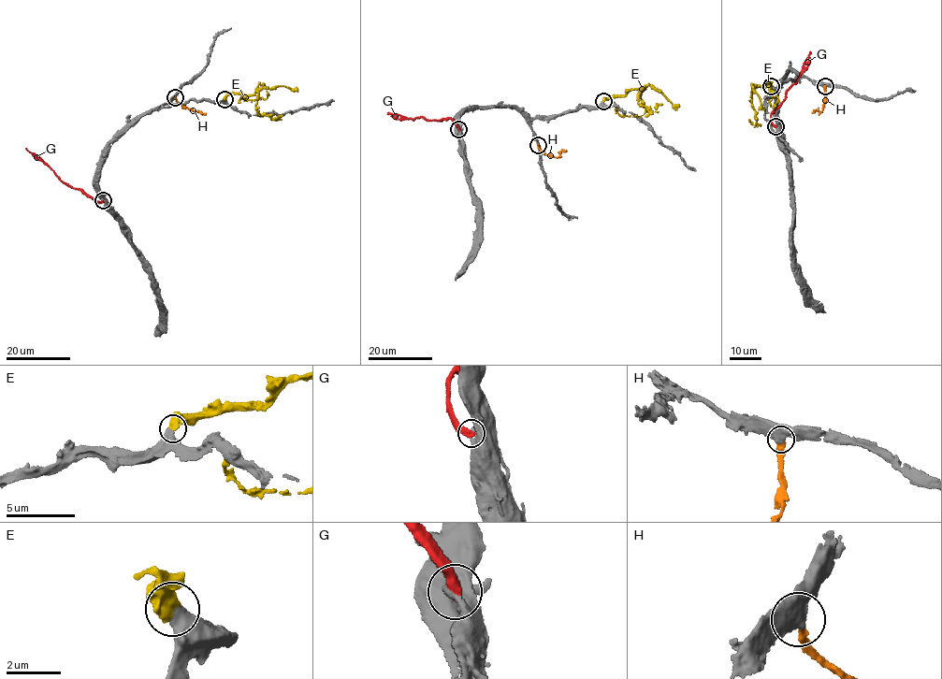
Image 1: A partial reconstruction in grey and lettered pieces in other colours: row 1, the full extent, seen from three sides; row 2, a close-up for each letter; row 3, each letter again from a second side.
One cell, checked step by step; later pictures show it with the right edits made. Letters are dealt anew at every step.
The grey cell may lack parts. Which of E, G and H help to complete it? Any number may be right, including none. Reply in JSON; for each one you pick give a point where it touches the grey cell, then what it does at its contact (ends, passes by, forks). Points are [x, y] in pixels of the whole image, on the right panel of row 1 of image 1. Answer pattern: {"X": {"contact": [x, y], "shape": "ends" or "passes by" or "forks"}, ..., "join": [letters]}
{"E": {"contact": [771, 86], "shape": "ends"}, "join": ["E"]}

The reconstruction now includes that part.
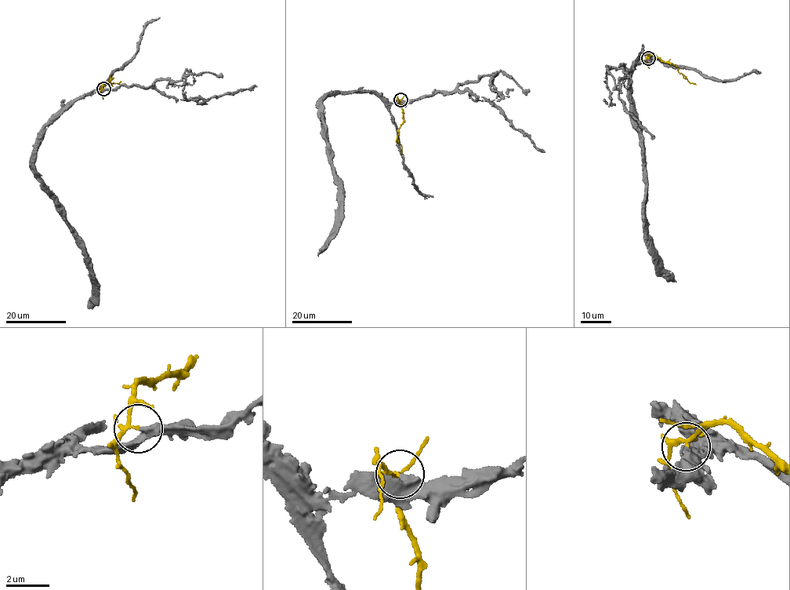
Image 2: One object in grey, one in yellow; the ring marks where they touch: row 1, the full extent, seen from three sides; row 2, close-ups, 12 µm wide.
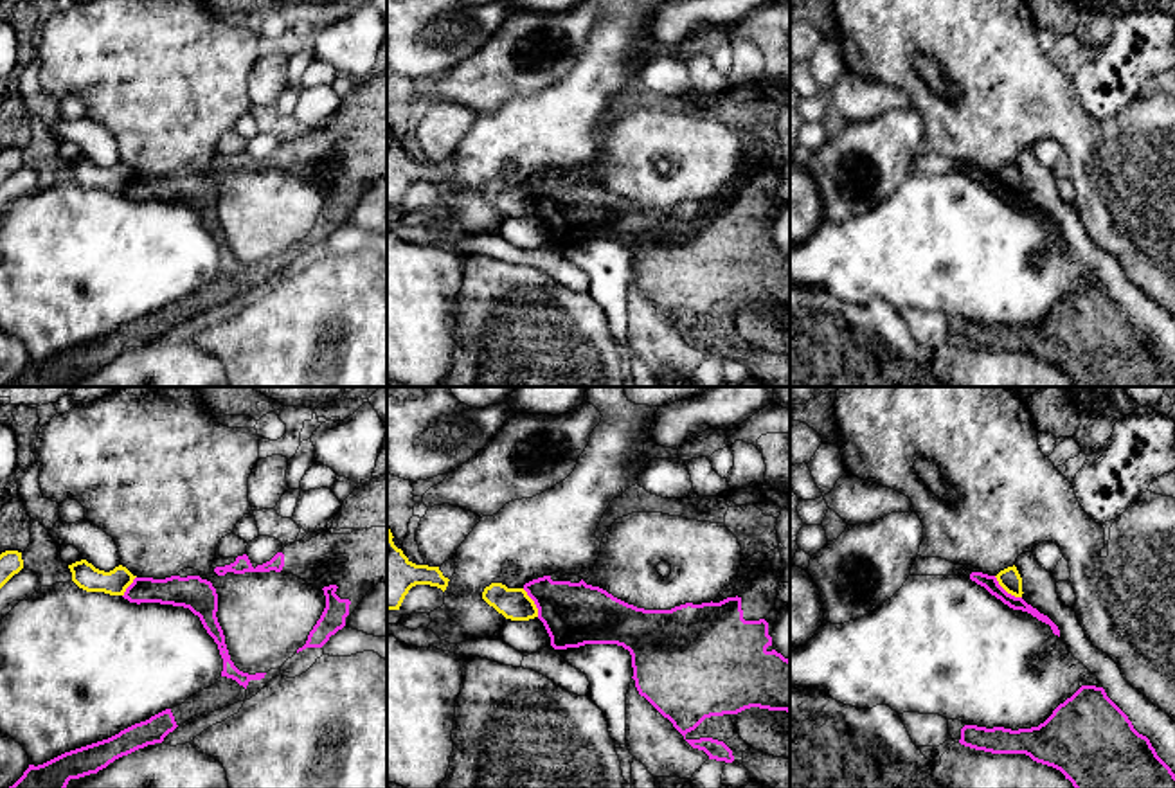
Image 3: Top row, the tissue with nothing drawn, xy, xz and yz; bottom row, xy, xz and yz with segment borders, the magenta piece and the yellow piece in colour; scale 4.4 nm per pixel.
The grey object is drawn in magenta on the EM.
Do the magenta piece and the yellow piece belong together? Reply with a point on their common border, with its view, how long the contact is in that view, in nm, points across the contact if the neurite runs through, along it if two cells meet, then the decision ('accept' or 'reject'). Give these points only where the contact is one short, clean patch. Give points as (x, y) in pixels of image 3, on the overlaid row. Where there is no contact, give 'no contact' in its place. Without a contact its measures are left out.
yz (1004, 590) | 160 nm | along yz (994, 576), (1008, 592), (1021, 598) | reject

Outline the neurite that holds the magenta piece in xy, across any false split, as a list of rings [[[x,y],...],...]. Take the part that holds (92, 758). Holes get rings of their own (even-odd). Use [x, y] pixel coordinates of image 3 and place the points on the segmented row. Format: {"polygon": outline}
{"polygon": [[[166,709],[108,739],[65,752],[38,766],[29,765],[9,788],[67,788],[70,779],[97,774],[122,756],[162,743],[176,727],[171,709]]]}

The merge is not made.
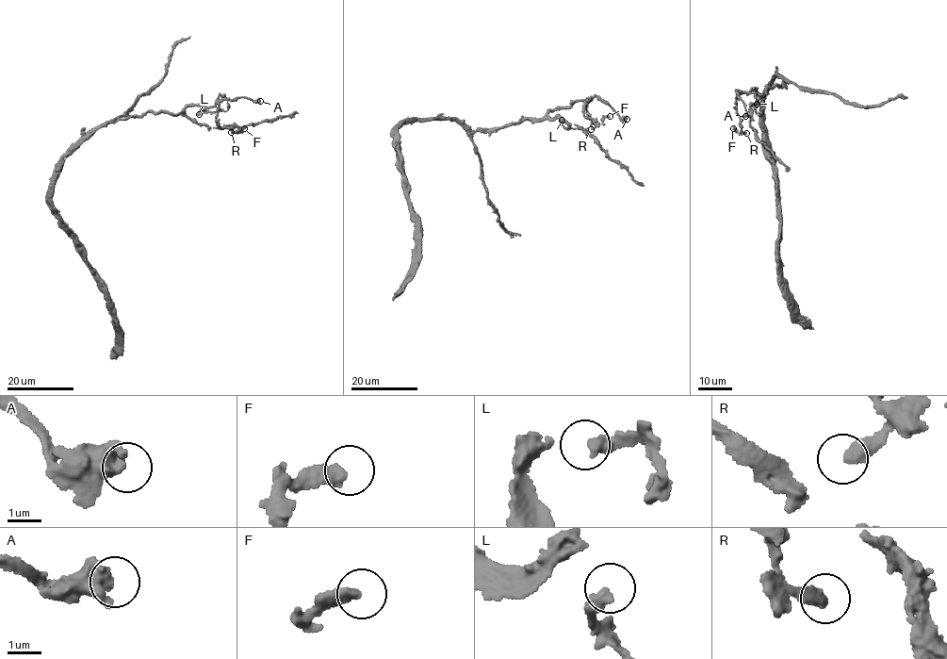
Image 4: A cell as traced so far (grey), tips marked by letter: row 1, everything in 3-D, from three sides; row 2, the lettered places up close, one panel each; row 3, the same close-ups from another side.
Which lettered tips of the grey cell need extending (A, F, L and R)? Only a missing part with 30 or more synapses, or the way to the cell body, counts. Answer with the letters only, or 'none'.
none

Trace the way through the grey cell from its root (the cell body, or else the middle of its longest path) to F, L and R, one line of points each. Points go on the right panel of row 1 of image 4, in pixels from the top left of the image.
F: (769, 90), (775, 76), (786, 81), (762, 94), (755, 89), (739, 94), (740, 133), (733, 128)
L: (769, 90), (775, 76), (786, 81), (762, 94), (739, 93), (755, 94), (759, 115), (764, 106), (757, 104)
R: (769, 90), (775, 76), (786, 81), (762, 94), (755, 89), (737, 97), (739, 124), (746, 133)

